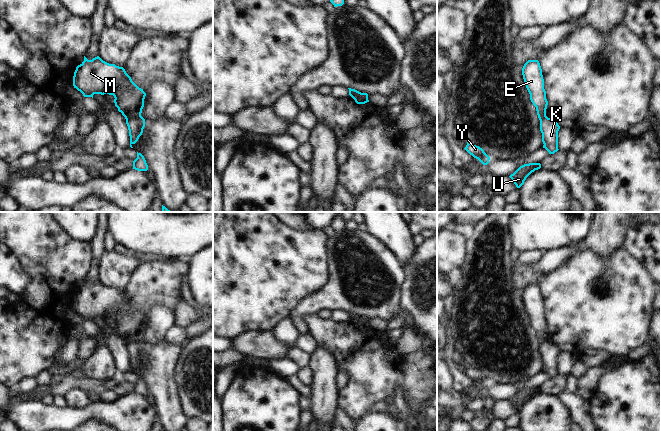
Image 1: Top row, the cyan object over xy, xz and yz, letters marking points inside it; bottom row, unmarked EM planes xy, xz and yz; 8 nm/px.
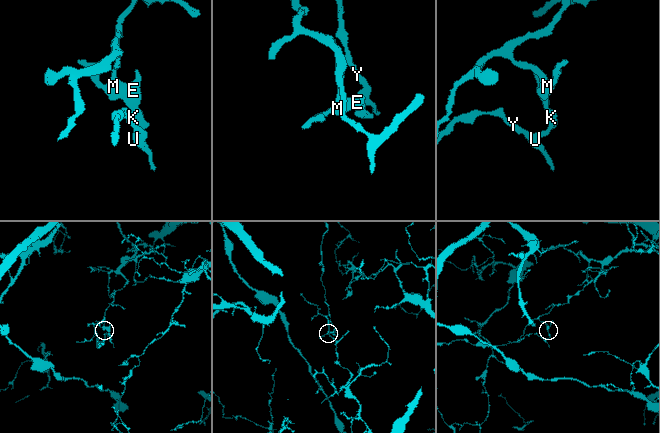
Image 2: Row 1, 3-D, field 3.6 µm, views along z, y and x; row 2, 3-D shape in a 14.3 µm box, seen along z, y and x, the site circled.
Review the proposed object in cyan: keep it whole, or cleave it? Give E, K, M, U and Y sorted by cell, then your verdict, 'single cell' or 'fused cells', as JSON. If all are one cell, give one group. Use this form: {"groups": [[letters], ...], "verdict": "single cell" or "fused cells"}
{"groups": [["E", "M"], ["K", "U", "Y"]], "verdict": "fused cells"}

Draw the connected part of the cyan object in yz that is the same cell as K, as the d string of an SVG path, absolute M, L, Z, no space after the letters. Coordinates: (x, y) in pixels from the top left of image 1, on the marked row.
M545 116L540 120L540 131L542 133L543 148L549 154L554 154L558 149L558 131L560 126L553 119Z

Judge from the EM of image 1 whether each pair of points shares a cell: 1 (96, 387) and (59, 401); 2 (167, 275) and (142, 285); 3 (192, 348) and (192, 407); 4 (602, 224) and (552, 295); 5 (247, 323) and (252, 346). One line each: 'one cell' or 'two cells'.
1: two cells
2: one cell
3: one cell
4: two cells
5: two cells

